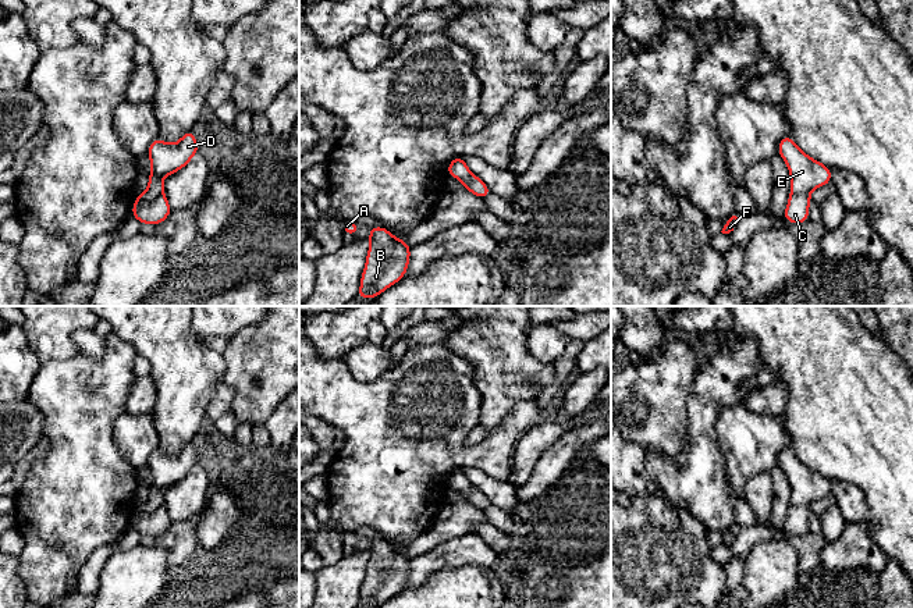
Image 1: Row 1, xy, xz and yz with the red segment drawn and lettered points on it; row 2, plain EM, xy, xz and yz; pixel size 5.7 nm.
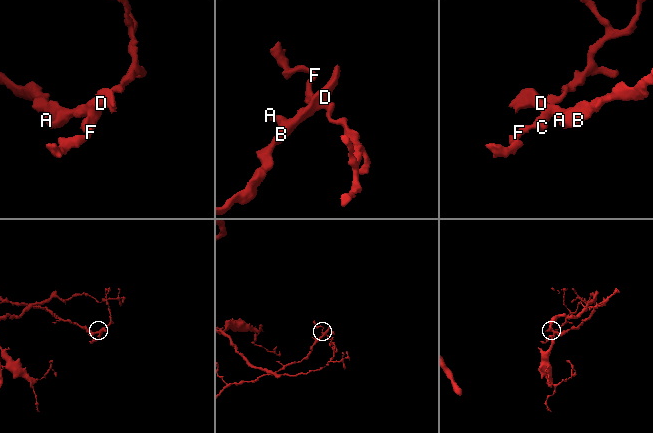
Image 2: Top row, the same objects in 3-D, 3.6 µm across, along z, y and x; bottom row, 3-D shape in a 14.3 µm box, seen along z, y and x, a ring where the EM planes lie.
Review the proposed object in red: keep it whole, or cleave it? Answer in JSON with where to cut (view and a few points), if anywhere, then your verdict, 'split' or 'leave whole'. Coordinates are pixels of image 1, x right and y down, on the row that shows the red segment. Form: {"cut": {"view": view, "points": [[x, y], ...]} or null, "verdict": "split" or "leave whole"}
{"cut": {"view": "xy", "points": [[162, 192], [152, 201], [135, 202]]}, "verdict": "split"}

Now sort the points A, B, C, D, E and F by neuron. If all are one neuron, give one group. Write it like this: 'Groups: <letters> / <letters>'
Groups: A B D E F / C

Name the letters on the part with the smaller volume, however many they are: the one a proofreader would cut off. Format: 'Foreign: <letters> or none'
Foreign: A, B, D, E, F

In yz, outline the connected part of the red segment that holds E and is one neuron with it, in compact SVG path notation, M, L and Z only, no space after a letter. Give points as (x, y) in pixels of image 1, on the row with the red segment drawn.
M784 136L778 145L791 174L791 195L810 192L832 182L831 168L802 152L792 136Z

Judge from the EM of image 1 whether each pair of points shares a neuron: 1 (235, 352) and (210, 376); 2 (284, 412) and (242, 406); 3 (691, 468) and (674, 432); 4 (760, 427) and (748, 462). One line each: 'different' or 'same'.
1: different
2: different
3: different
4: same

